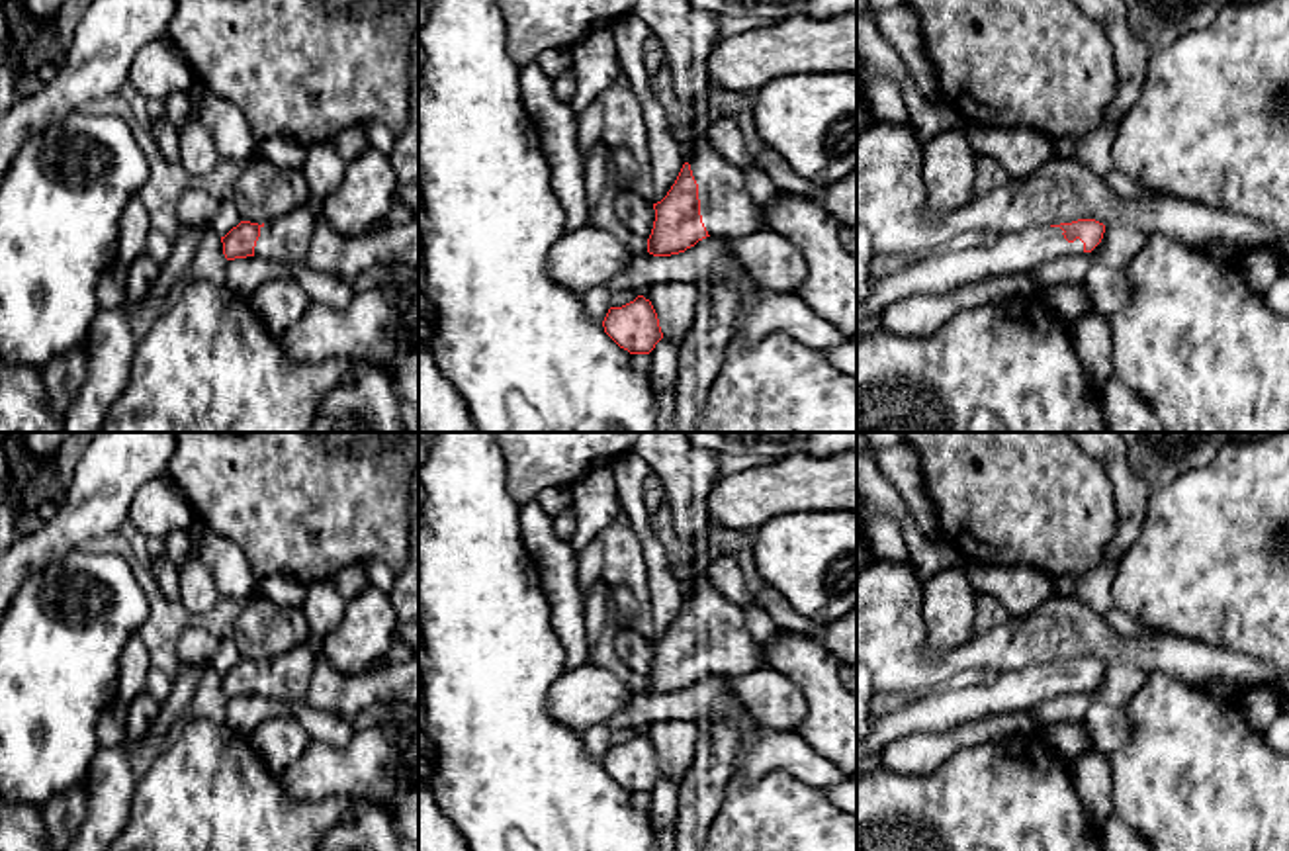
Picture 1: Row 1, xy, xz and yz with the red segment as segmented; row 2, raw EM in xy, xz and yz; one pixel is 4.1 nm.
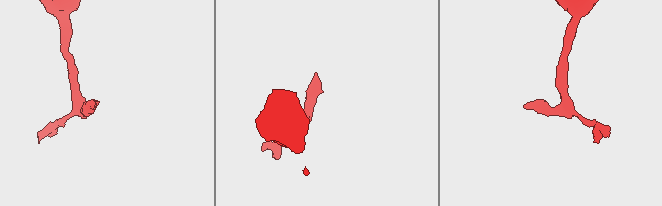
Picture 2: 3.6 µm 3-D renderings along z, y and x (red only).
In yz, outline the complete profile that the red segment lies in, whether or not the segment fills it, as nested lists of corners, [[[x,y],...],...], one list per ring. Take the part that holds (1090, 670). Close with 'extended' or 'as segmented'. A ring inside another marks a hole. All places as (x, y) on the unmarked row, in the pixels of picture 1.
[[[1078,657],[1060,663],[1029,663],[988,677],[951,681],[943,691],[910,702],[872,722],[870,734],[857,741],[857,767],[910,738],[947,732],[966,722],[1017,710],[1031,710],[1074,691],[1091,691],[1103,677],[1105,663]]]; extended

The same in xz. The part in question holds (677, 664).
[[[706,571],[653,648],[647,677],[653,694],[685,691],[710,673],[737,677],[769,665],[767,653],[747,630],[743,605],[724,597]]]; extended

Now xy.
[[[299,644],[272,661],[241,659],[225,675],[227,698],[260,694],[276,700],[303,702],[315,667],[315,649]]]; extended

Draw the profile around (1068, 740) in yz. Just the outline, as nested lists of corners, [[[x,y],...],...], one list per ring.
[[[1054,724],[1041,730],[1054,753],[1074,759],[1086,753],[1088,734],[1082,724]]]

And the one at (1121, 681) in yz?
[[[1131,663],[1105,665],[1101,681],[1091,691],[1074,691],[1035,704],[1029,714],[1037,730],[1054,724],[1082,724],[1091,702],[1127,706],[1144,687],[1148,675]]]

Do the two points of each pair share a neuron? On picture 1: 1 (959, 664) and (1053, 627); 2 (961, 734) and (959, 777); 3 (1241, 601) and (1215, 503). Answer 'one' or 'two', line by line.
1: one
2: two
3: one

